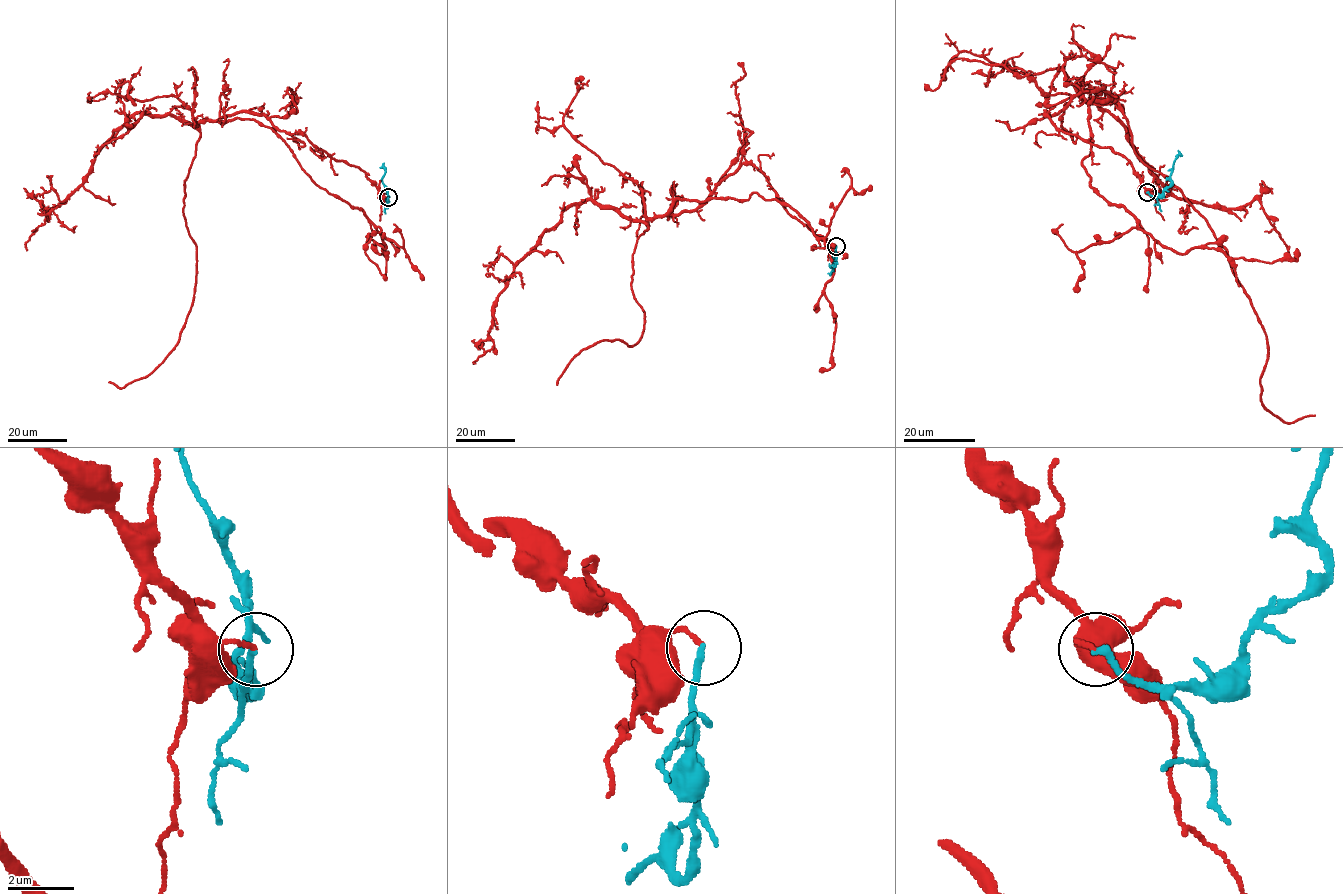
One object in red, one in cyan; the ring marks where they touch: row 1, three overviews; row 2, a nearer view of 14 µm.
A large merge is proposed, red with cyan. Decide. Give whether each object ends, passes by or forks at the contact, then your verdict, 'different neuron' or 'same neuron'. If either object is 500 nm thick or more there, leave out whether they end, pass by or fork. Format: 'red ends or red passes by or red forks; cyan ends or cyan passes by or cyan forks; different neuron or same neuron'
red ends; cyan ends; different neuron

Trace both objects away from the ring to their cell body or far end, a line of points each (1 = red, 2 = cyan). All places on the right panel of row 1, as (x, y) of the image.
1: (1147, 192), (1047, 114), (1118, 101), (1136, 155), (1227, 251), (1267, 343), (1262, 404), (1315, 415)
2: (1147, 192), (1158, 196), (1171, 184), (1170, 175), (1176, 157), (1180, 156)

